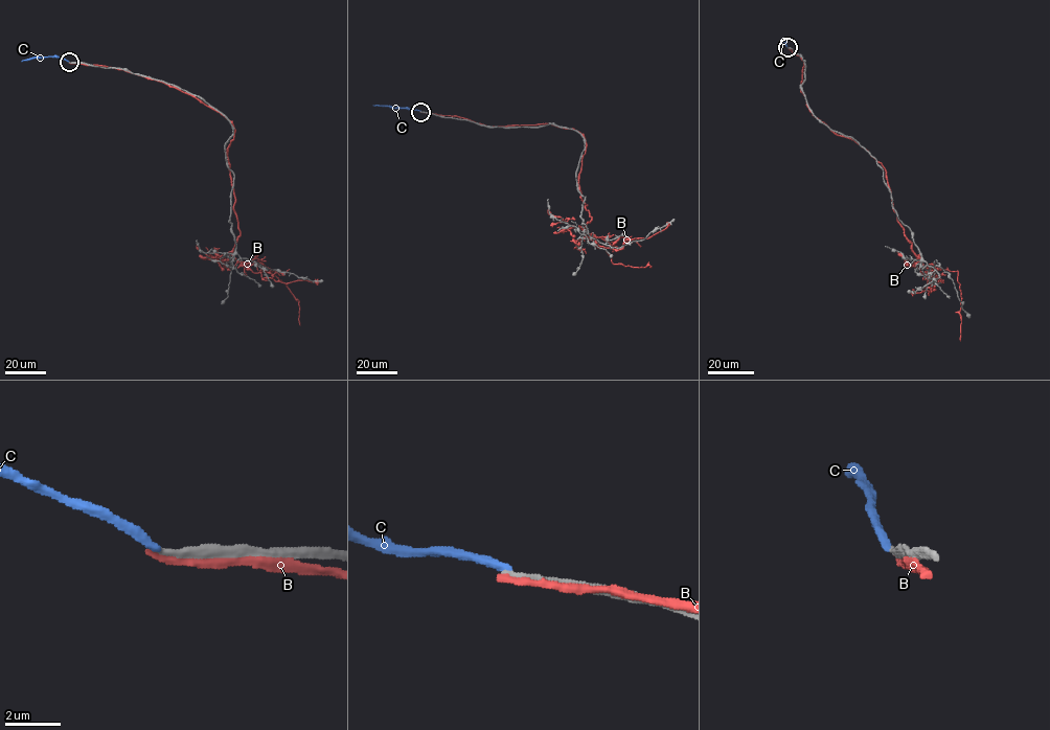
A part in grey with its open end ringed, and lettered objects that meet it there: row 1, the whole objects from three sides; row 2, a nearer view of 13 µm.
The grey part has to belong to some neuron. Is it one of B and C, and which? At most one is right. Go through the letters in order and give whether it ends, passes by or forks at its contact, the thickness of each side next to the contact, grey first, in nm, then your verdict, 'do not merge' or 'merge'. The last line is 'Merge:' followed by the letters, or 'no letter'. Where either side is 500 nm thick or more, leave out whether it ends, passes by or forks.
B: it passes by; 320 nm thick on the grey side, 320 nm on the other; do not merge
C: it ends there; 240 nm thick on the grey side, 300 nm on the other; do not merge
Merge: no letter

